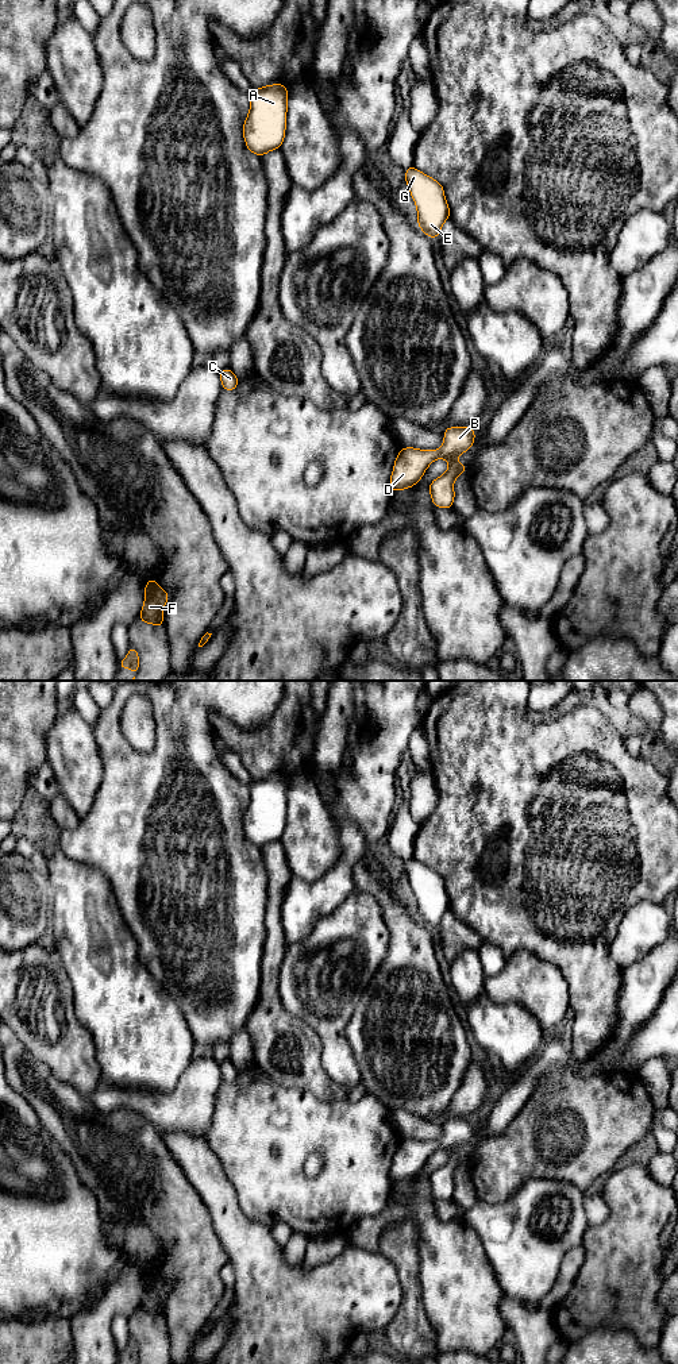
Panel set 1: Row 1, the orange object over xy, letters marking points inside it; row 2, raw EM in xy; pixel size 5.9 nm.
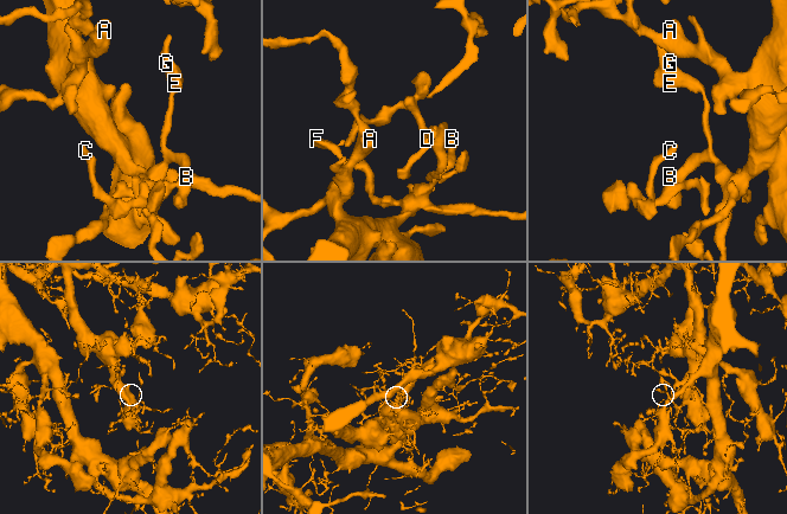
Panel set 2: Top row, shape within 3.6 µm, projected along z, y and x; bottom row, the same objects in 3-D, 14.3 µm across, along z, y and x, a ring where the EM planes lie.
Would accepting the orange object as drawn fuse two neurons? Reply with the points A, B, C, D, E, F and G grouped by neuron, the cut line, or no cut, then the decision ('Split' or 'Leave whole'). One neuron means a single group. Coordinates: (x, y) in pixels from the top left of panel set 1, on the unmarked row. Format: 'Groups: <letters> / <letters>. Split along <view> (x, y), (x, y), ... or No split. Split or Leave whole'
Groups: A B C D E F G. No split. Leave whole

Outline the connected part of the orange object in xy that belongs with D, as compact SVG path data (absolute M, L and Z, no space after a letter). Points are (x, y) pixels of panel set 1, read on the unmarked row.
M469 1118L444 1120L443 1136L436 1141L419 1141L404 1138L397 1145L390 1167L390 1182L409 1180L421 1171L428 1157L435 1151L447 1151L448 1160L444 1165L429 1175L429 1186L436 1199L451 1201L455 1190L454 1174L457 1168L467 1163L467 1157L455 1149L462 1147L474 1136L475 1122Z

